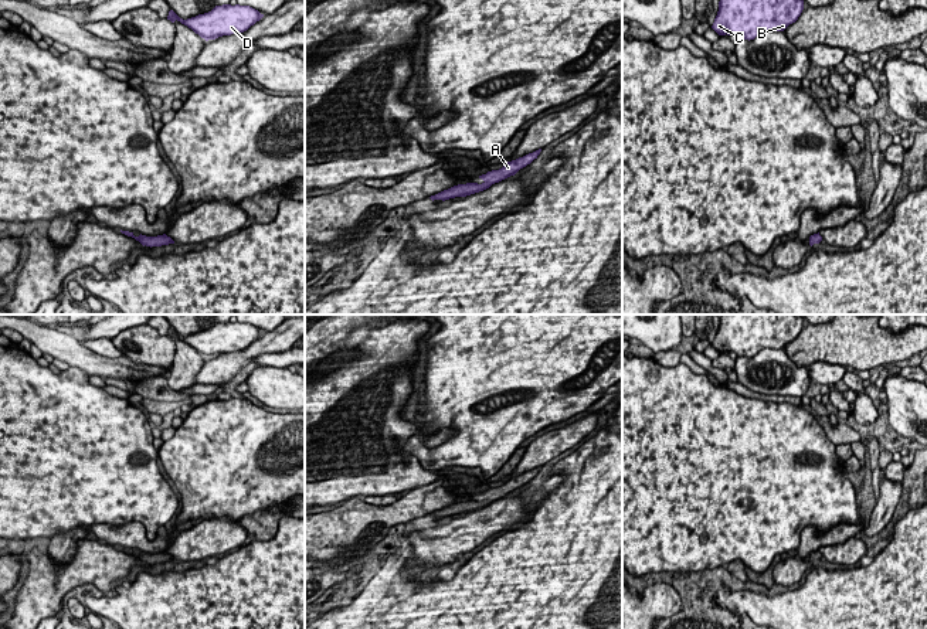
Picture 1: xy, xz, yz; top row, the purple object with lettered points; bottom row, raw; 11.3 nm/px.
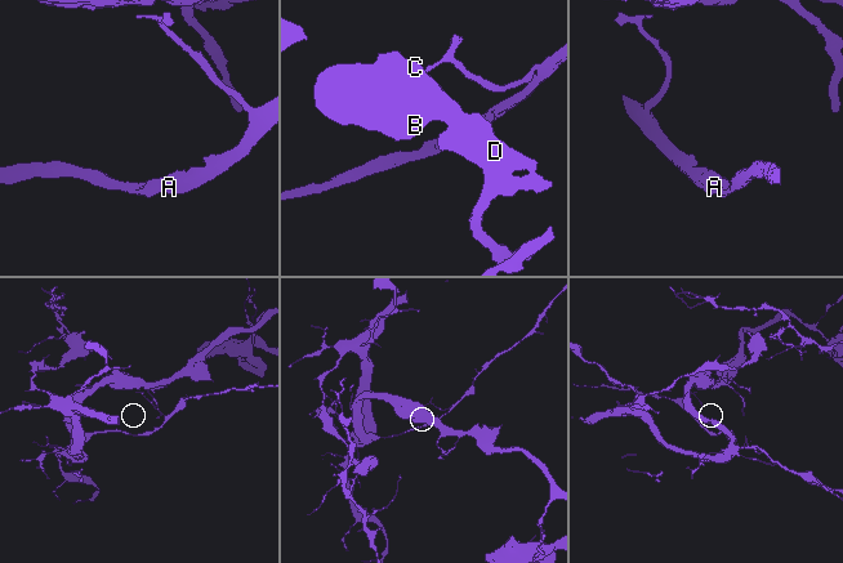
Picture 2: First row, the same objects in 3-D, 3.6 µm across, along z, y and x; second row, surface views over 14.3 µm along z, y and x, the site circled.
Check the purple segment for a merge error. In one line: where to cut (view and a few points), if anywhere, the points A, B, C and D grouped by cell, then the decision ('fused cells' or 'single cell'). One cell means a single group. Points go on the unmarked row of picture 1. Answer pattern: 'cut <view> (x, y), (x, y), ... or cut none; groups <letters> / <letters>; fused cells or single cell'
cut xz (459, 502), (469, 512); groups A / B C D; fused cells

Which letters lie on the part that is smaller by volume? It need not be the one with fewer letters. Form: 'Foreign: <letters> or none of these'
Foreign: A

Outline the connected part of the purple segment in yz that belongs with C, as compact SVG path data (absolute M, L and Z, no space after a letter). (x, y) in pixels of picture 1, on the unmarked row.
M721 314L712 346L750 358L763 348L784 348L802 327L804 317L797 314Z

